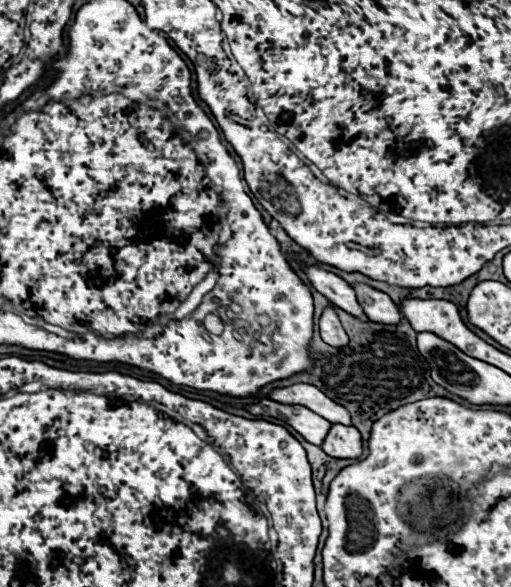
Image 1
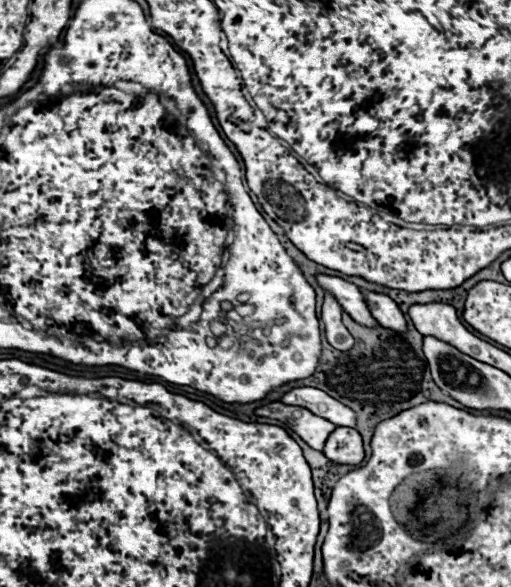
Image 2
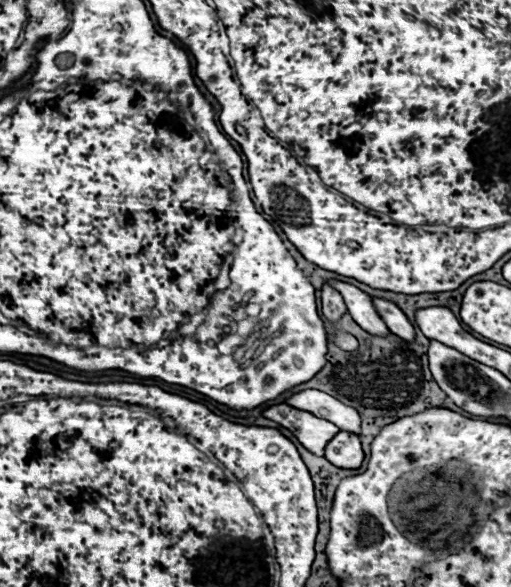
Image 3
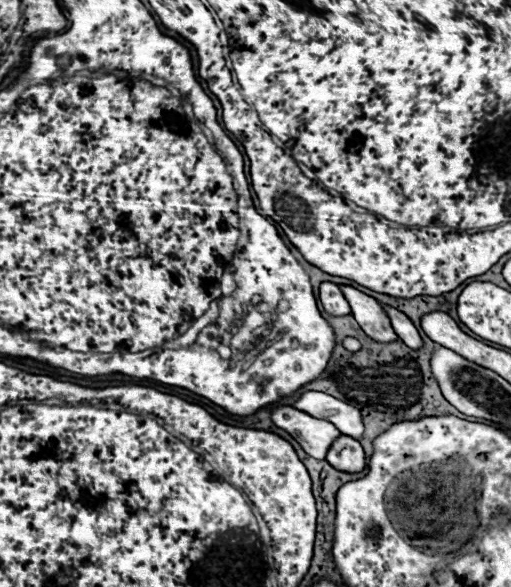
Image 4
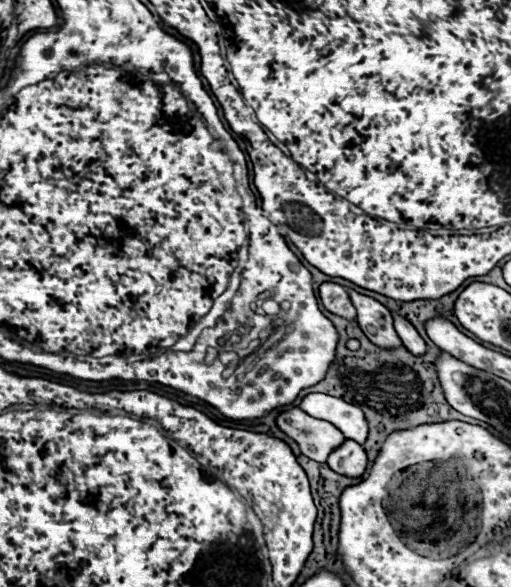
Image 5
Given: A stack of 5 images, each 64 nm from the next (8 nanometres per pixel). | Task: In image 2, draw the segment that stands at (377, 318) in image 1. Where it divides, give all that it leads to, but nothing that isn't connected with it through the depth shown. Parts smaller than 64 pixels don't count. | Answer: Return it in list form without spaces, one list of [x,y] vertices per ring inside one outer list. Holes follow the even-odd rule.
[[[360,290],[366,306],[370,310],[370,314],[378,320],[380,326],[384,328],[392,328],[396,332],[404,332],[406,330],[406,320],[404,320],[404,312],[398,308],[398,304],[386,296],[386,294],[378,294],[378,292],[370,292],[370,290]]]

